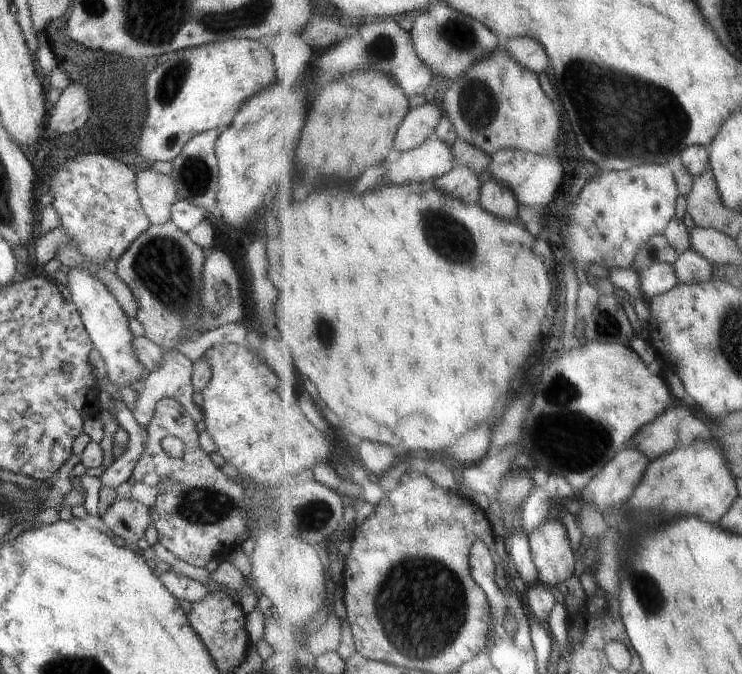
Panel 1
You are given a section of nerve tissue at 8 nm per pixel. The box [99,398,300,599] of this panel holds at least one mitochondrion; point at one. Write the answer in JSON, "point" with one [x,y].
{"point":[207,506]}

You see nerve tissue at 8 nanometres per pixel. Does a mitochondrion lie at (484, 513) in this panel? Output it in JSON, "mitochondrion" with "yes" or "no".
{"mitochondrion":"no"}

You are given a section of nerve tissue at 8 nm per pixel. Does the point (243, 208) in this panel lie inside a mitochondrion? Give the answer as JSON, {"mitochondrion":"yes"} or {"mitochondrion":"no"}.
{"mitochondrion":"no"}

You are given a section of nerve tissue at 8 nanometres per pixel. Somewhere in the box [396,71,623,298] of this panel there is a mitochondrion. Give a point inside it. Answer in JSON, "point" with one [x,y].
{"point":[446,235]}

